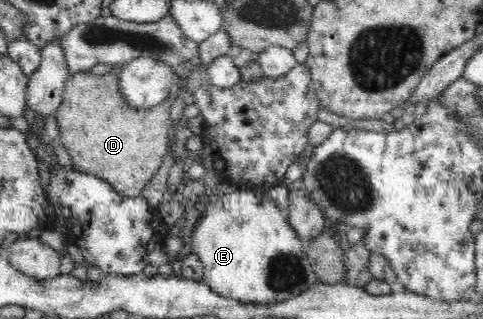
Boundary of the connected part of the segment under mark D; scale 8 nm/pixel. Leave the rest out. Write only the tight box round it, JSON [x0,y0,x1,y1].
[55,72,171,196]

